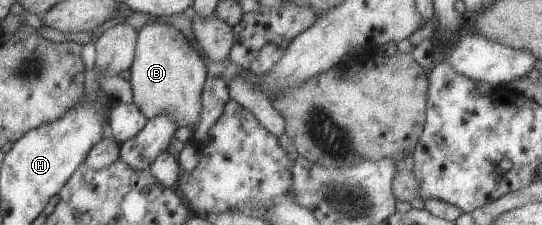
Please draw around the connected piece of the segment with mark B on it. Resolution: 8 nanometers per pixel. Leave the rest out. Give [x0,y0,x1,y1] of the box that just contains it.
[129,21,206,131]

